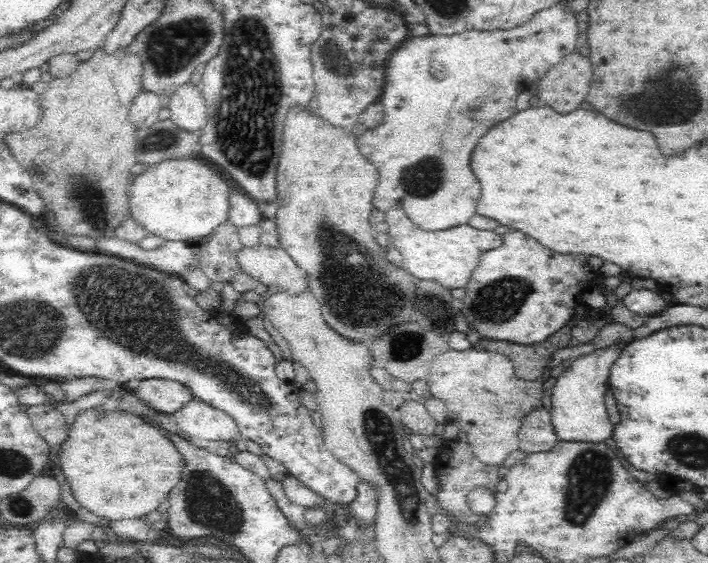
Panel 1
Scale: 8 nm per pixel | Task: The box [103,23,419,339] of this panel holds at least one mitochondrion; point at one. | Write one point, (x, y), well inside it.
(354, 286)

